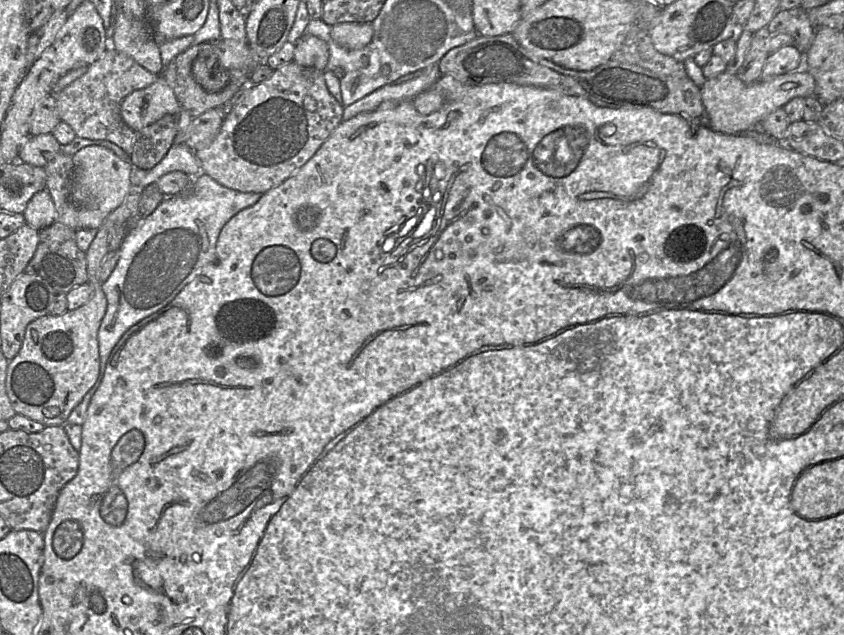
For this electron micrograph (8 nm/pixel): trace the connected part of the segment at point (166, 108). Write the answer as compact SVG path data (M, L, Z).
M160 75L153 84L133 91L120 104L123 121L135 132L166 115L177 116L181 109L173 90Z

